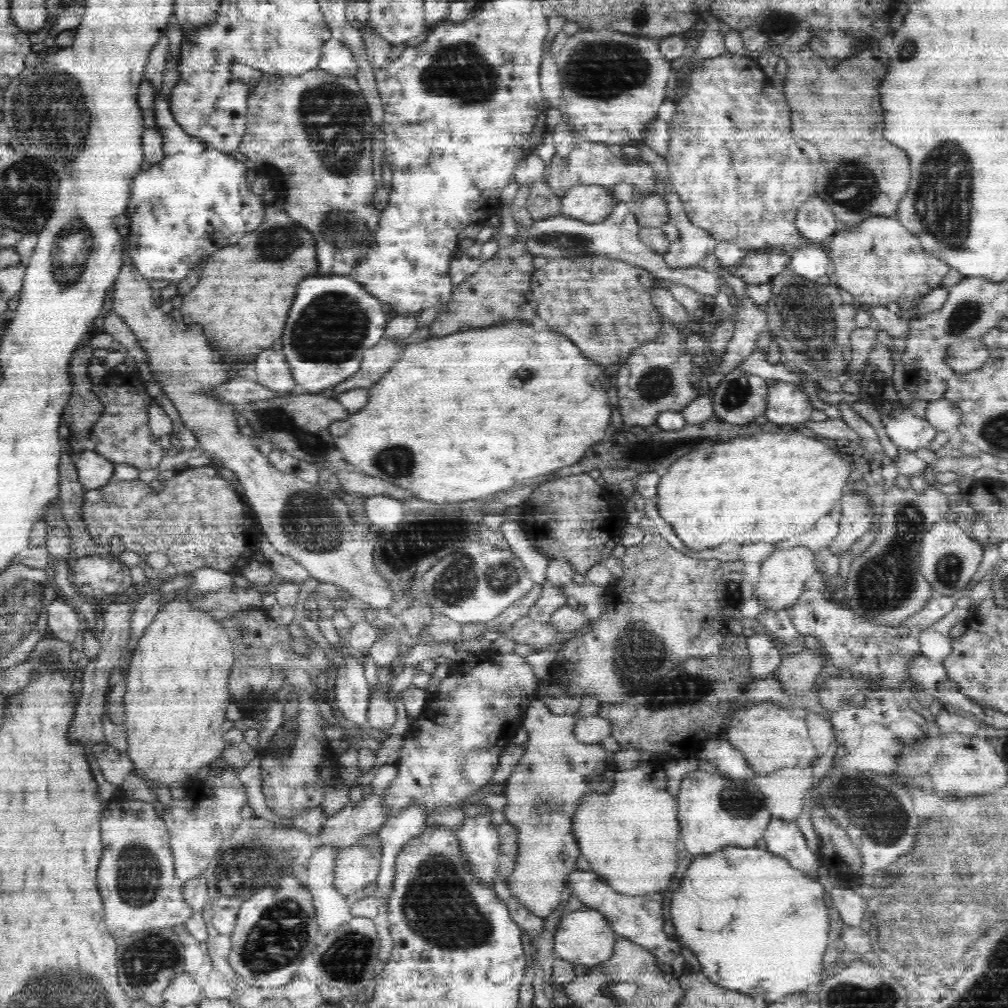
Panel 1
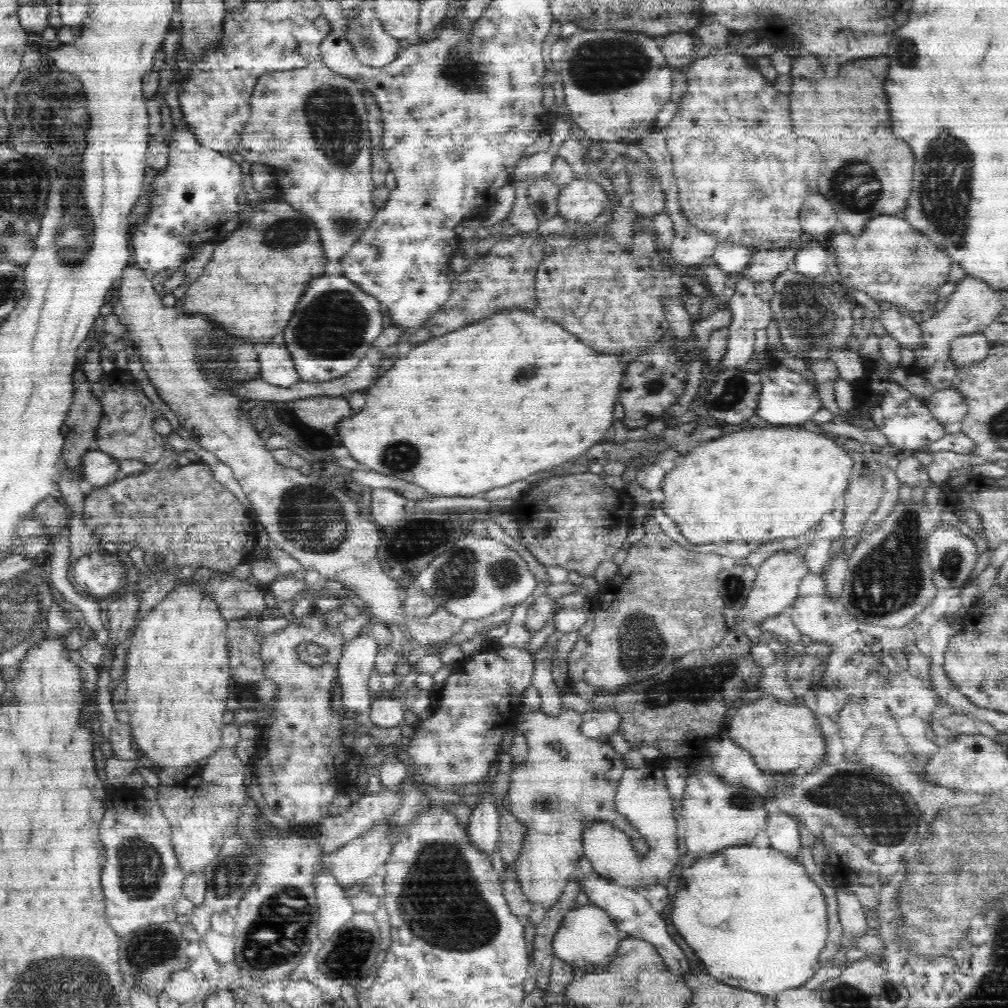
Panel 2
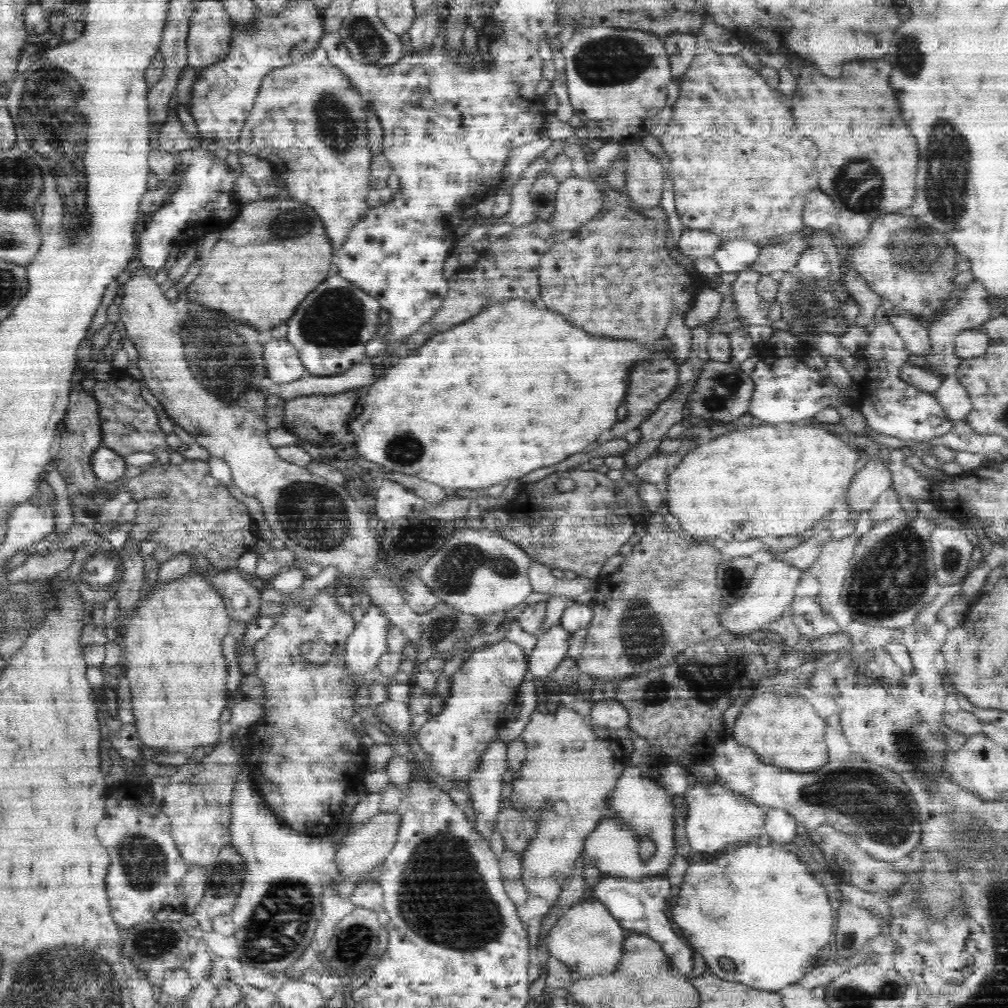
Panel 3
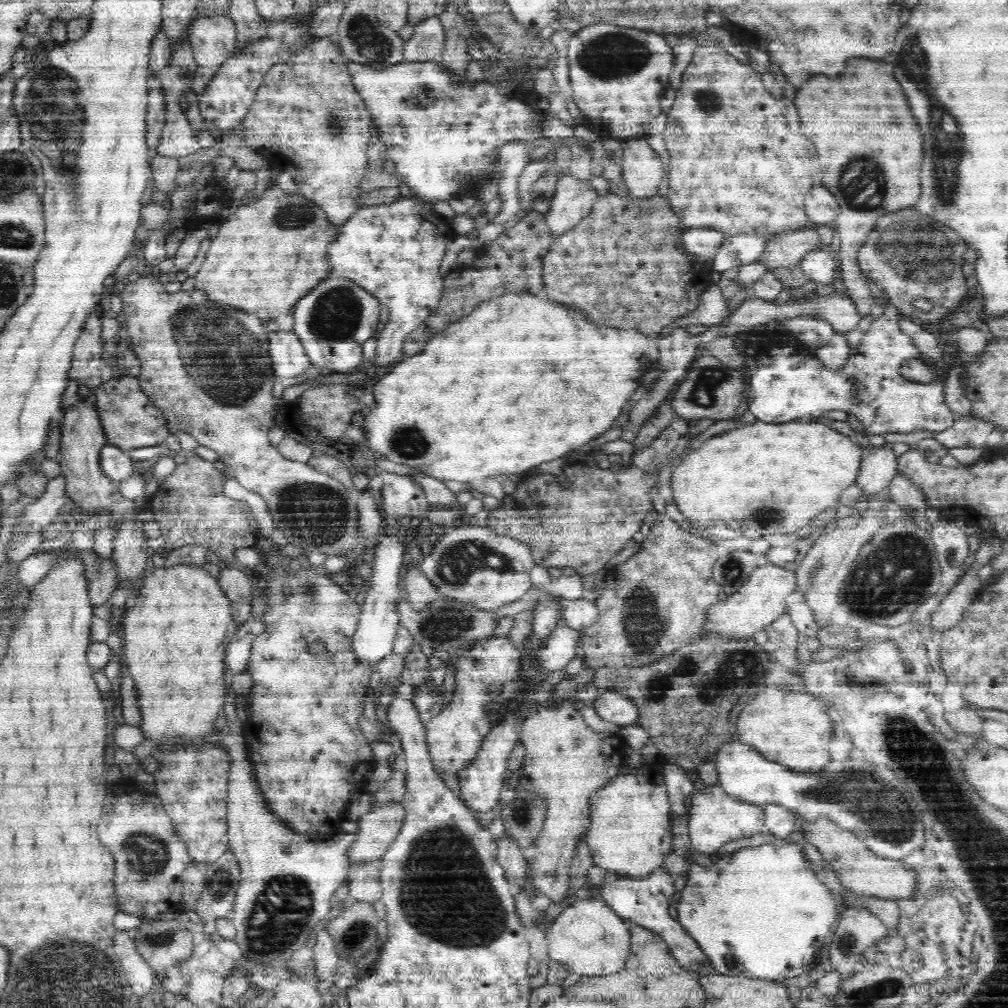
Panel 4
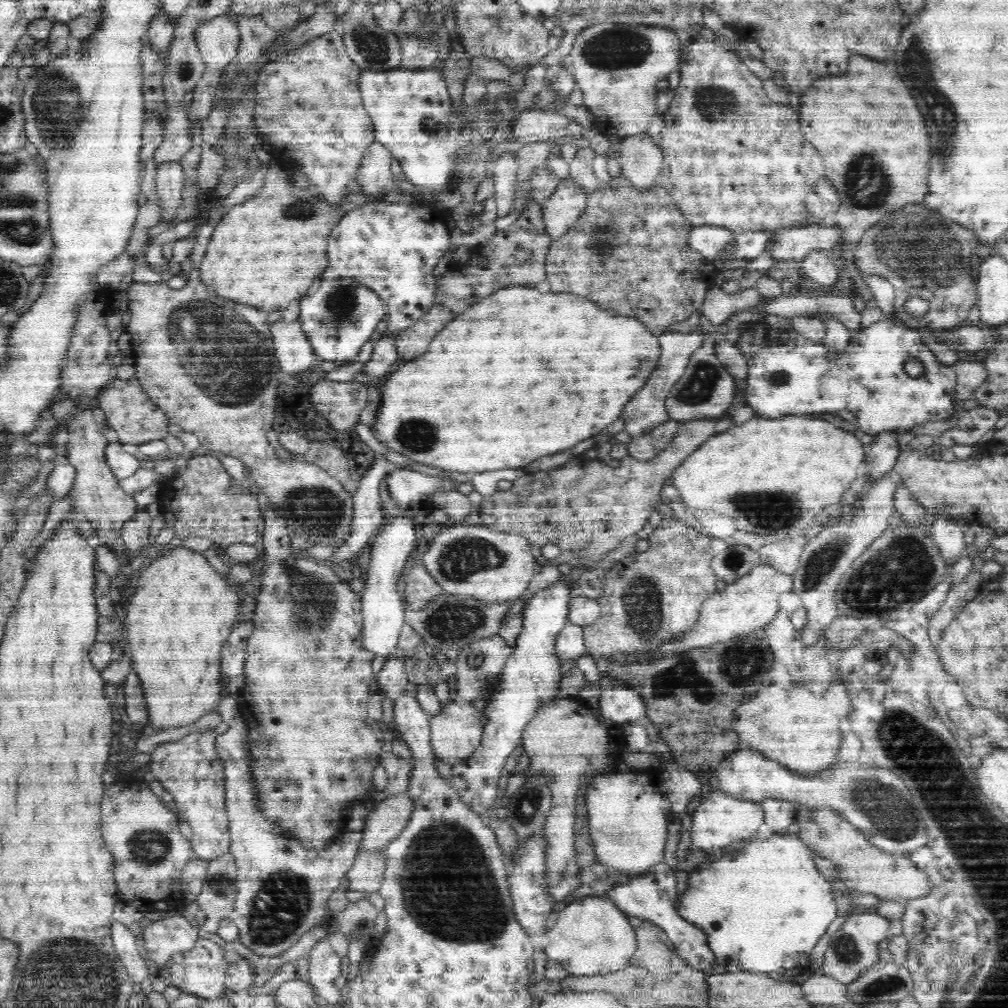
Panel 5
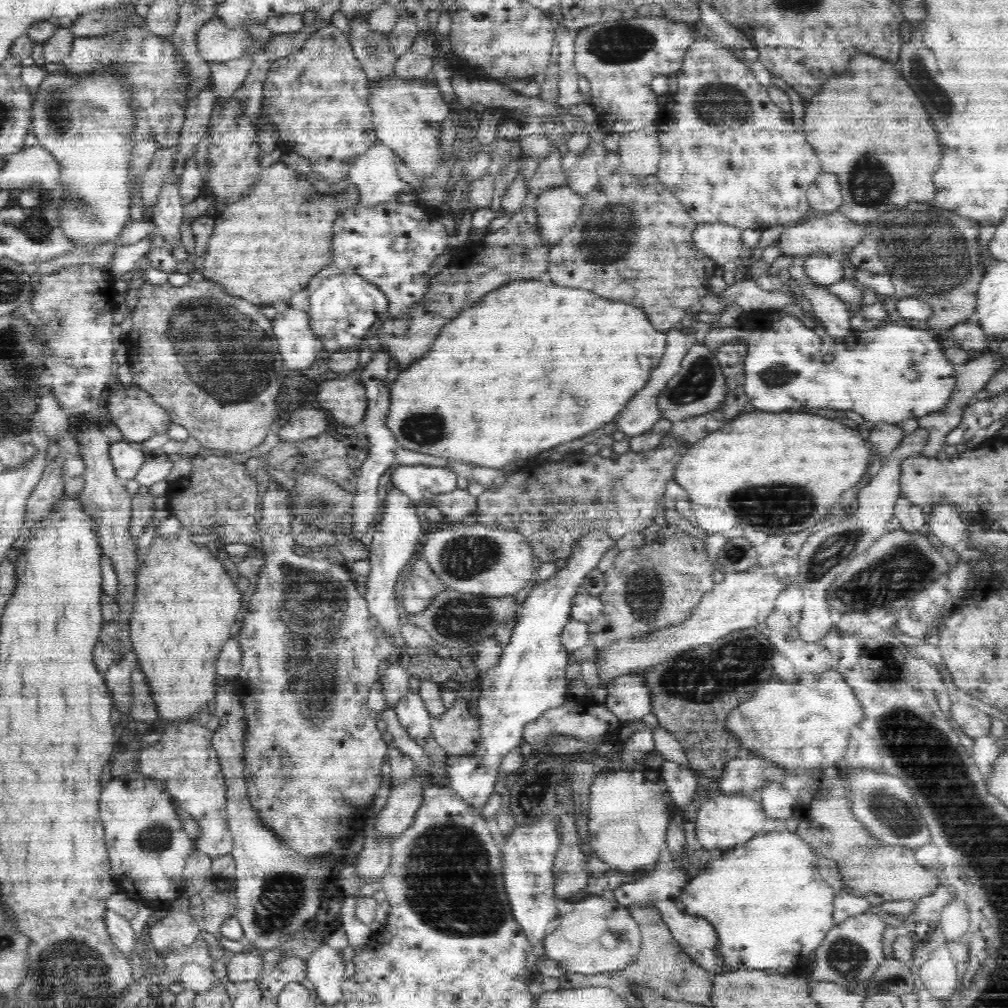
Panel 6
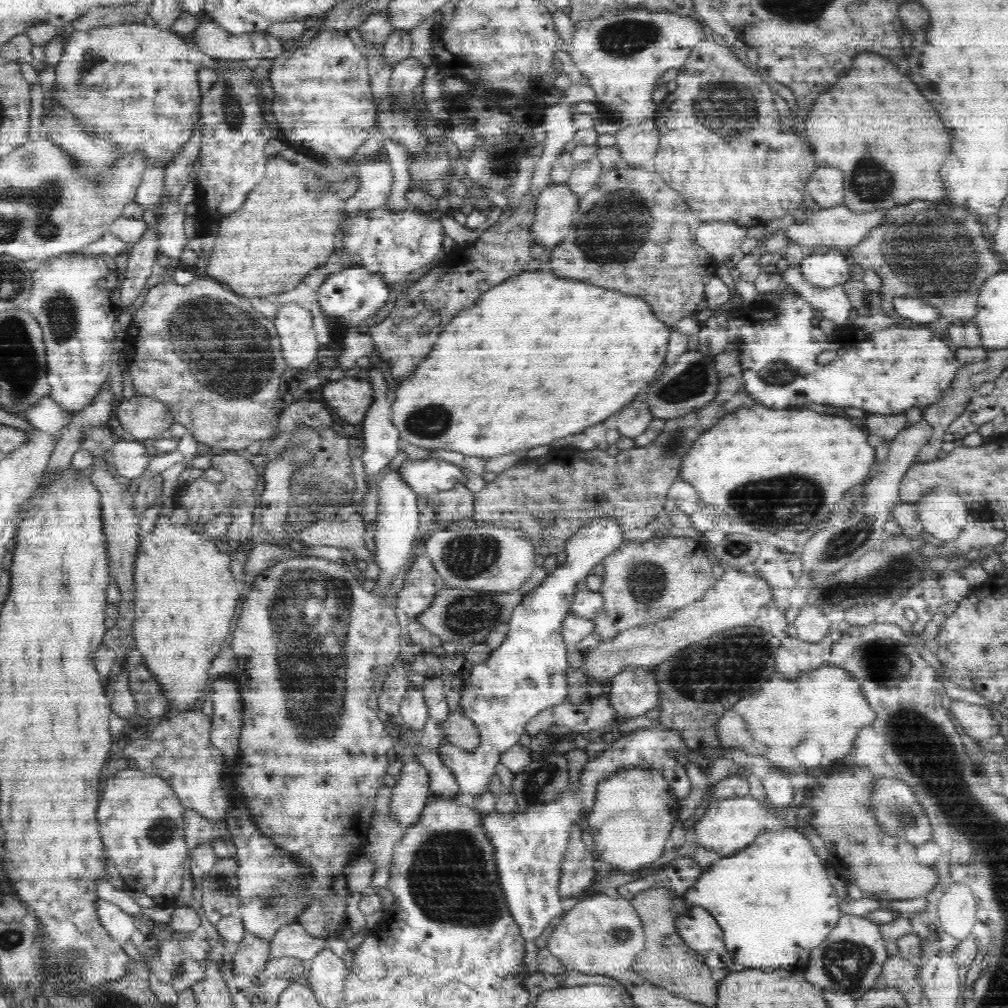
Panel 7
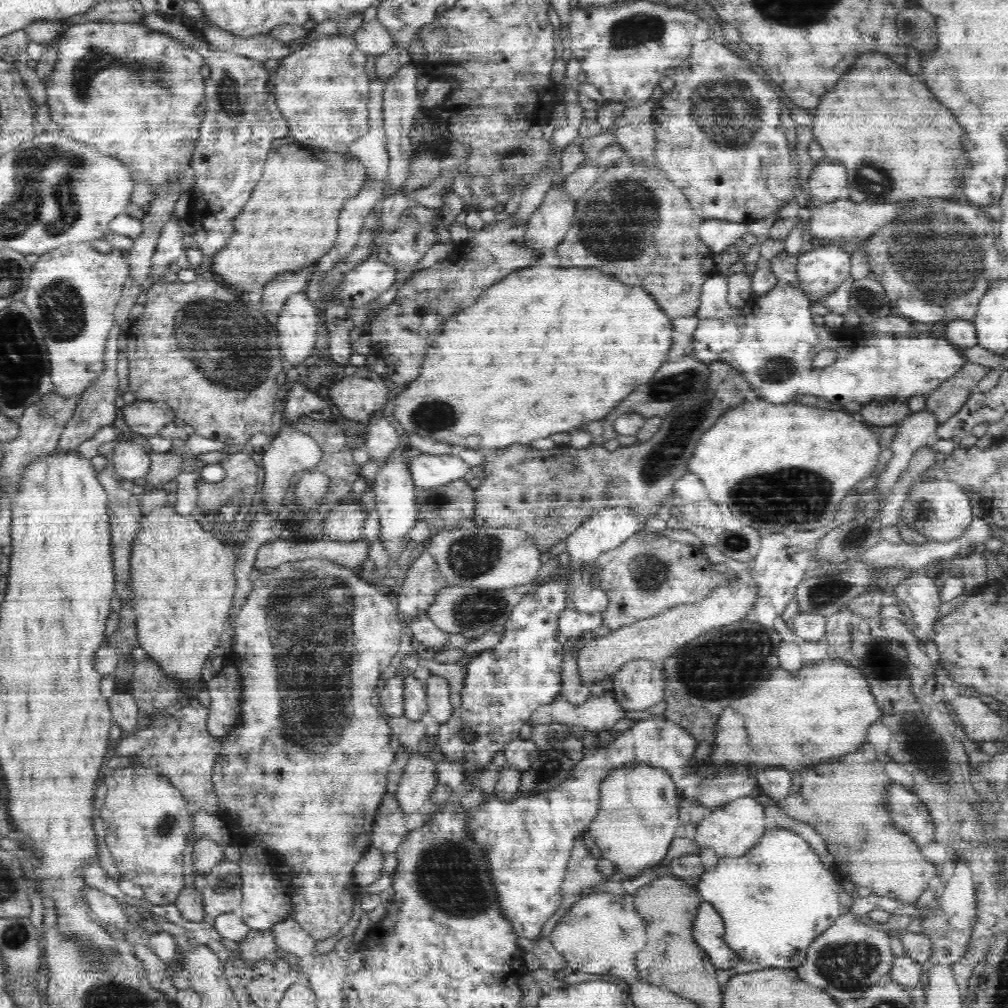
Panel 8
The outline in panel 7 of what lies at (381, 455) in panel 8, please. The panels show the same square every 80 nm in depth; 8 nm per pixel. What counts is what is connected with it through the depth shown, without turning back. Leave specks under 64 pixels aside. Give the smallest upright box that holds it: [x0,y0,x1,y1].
[361,367,403,480]

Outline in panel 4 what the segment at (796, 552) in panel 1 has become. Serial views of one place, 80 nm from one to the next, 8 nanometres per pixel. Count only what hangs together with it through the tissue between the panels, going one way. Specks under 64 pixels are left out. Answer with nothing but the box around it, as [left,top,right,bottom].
[692,564,796,642]

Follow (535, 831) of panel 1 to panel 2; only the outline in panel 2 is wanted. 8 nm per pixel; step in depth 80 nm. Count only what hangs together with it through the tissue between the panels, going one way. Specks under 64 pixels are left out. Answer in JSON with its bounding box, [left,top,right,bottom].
[508,709,649,911]

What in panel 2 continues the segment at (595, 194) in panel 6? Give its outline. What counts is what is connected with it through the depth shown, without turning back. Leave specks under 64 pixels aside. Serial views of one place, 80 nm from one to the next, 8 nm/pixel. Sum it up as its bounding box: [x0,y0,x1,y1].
[536,230,682,350]

